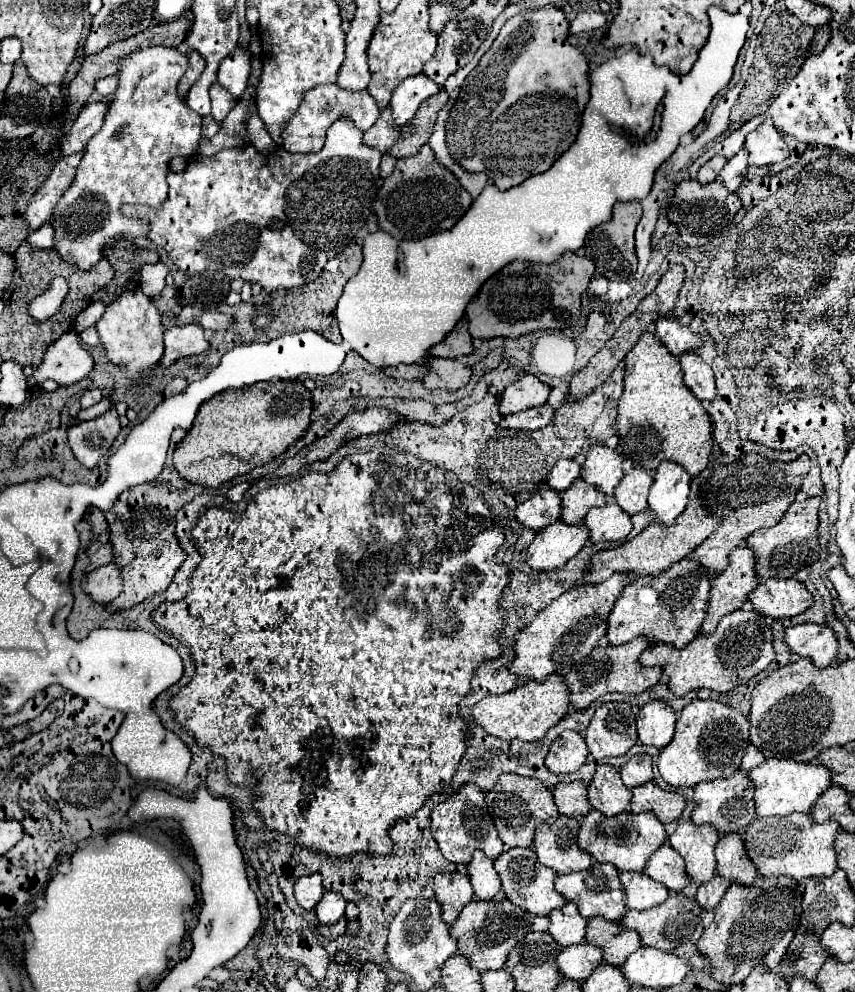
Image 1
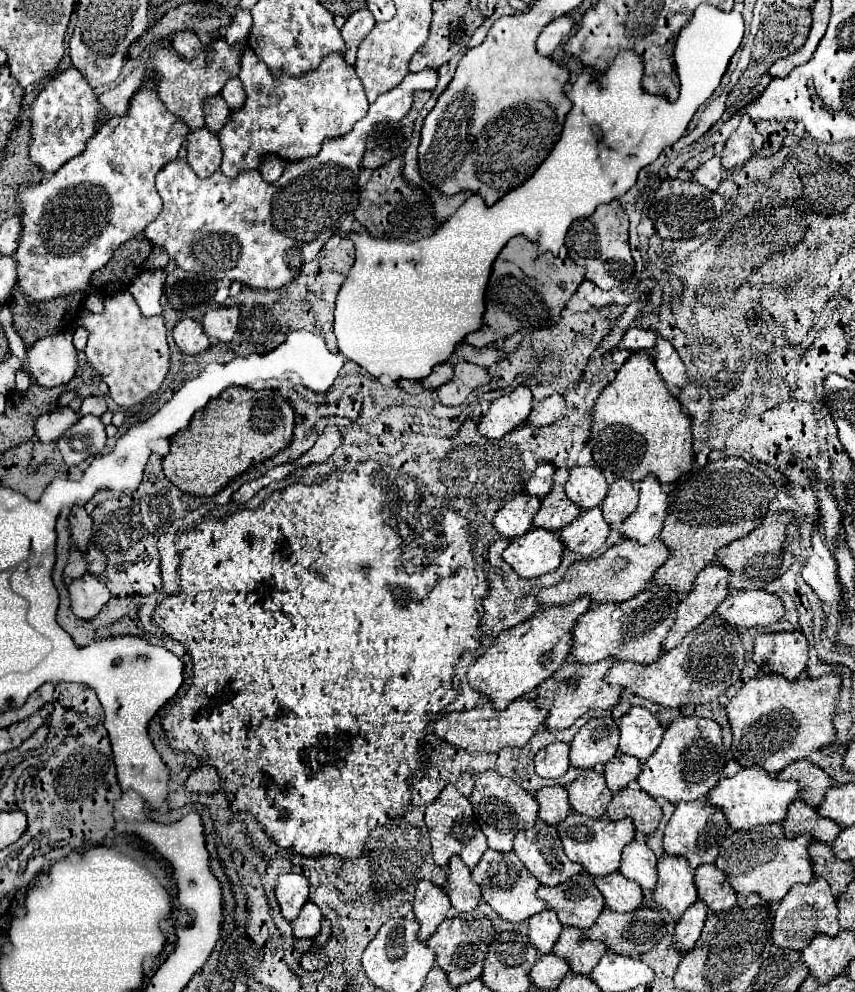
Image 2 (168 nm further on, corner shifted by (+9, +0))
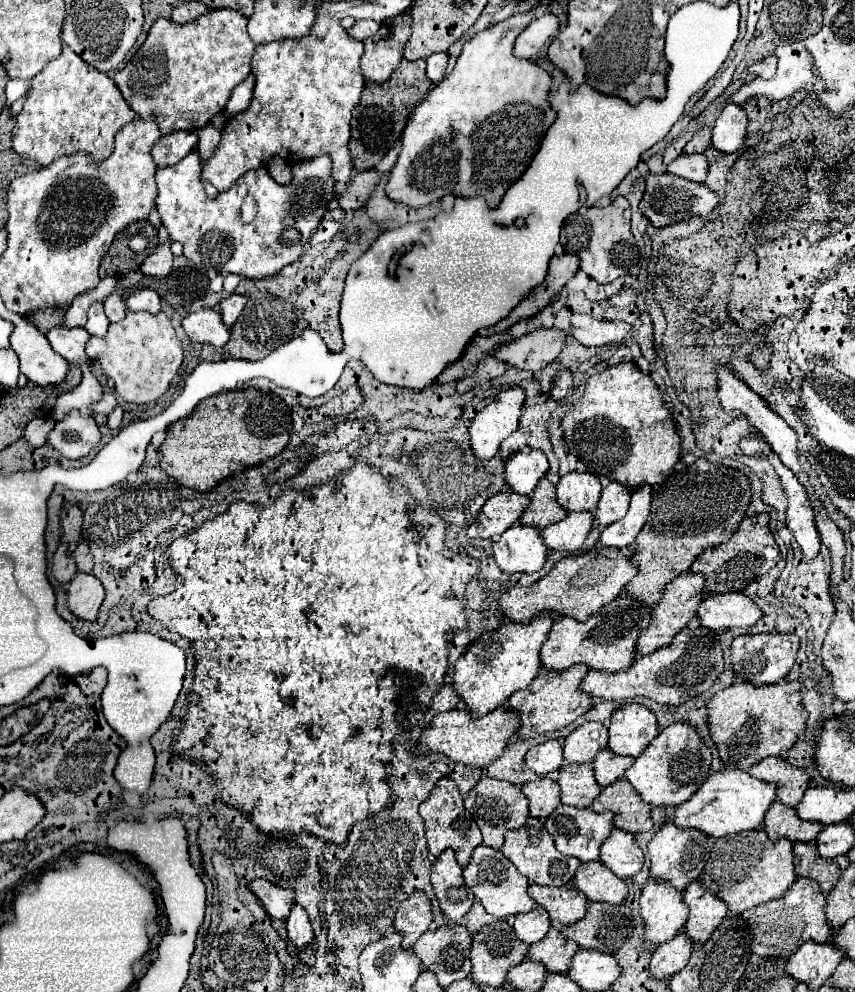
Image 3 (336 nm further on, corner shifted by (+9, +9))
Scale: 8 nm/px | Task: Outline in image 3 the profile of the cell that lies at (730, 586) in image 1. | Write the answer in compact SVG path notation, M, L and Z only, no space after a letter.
M686 572L678 578L674 578L666 590L662 600L656 604L656 608L652 610L652 624L648 626L646 632L642 632L642 636L638 638L638 654L650 654L662 646L668 646L672 642L672 638L698 614L698 606L704 600L704 582L706 576L704 574L694 574L694 572Z

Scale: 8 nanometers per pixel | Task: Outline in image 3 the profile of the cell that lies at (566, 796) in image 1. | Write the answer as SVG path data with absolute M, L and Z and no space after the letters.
M538 778L522 786L522 792L530 800L530 816L546 820L560 804L560 786L554 778Z

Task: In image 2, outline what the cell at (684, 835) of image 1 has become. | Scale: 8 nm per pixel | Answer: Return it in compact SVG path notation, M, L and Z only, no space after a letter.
M664 857L658 863L658 881L652 893L656 909L666 911L678 921L684 911L698 901L694 889L694 871L682 857Z

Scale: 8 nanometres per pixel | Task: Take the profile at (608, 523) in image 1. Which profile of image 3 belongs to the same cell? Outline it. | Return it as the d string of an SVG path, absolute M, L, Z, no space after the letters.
M570 512L564 520L550 524L542 530L544 542L550 550L578 552L592 530L592 512Z

